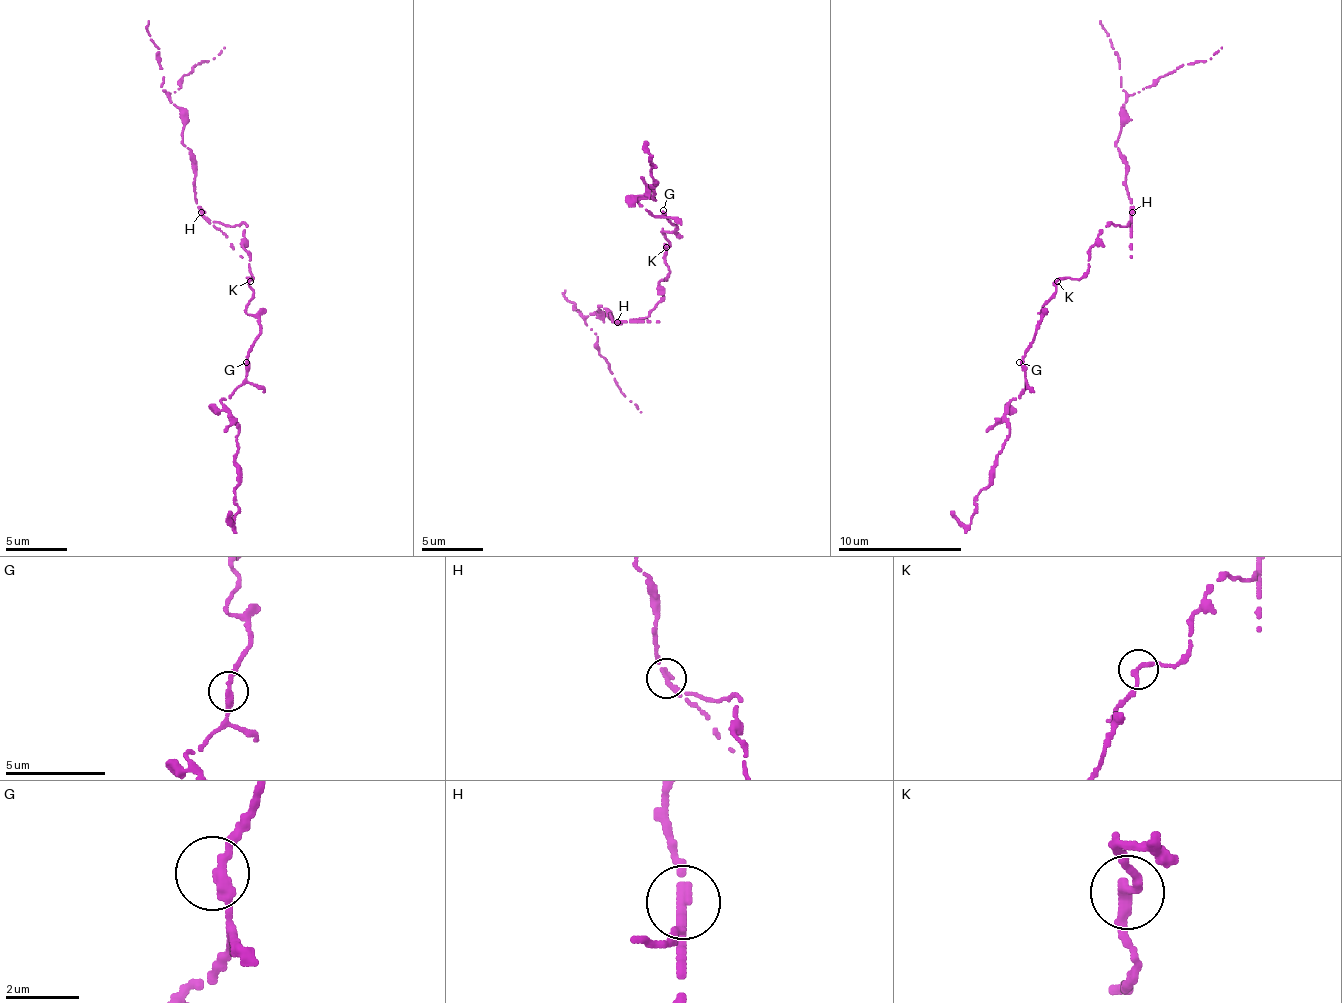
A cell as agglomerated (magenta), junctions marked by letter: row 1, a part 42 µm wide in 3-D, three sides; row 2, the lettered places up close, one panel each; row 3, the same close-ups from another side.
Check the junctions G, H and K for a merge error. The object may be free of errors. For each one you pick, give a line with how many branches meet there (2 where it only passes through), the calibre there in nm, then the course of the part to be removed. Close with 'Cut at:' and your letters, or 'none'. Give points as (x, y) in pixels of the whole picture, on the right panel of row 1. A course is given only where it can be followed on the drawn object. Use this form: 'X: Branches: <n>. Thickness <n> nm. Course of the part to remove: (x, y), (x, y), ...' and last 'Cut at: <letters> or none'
H: Branches: 2. Thickness 280 nm. Course of the part to remove: (1131, 213), (1125, 157), (1115, 145), (1122, 111), (1128, 99), (1196, 61), (1211, 58), (1221, 46)
Cut at: H

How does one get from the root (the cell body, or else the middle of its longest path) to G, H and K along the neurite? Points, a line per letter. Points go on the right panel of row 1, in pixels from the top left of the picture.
G: (1088, 266), (1078, 278), (1060, 278), (1057, 281), (1057, 294), (1041, 309), (1041, 321), (1035, 337), (1019, 362)
H: (1088, 266), (1088, 253), (1094, 247), (1097, 235), (1112, 222), (1128, 225), (1131, 213)
K: (1088, 266), (1078, 278), (1060, 278), (1057, 281)

